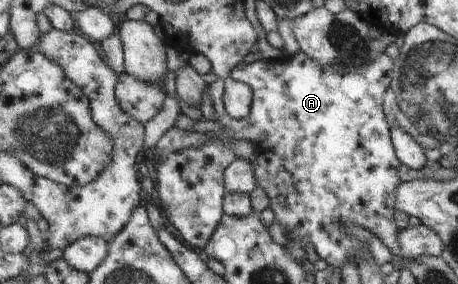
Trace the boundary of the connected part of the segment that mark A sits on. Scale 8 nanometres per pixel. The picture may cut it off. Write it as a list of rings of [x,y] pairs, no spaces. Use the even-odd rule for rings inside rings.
[[[303,52],[276,60],[259,59],[249,64],[239,62],[230,71],[229,78],[249,86],[252,93],[250,110],[245,120],[229,117],[224,110],[222,80],[207,85],[207,91],[216,121],[229,134],[242,135],[245,141],[253,141],[259,133],[269,137],[269,147],[255,147],[255,160],[250,162],[254,184],[268,197],[268,207],[274,215],[275,224],[286,229],[287,241],[282,245],[289,258],[301,263],[306,259],[305,245],[311,245],[319,259],[329,267],[341,268],[345,263],[358,265],[362,262],[360,252],[367,250],[367,242],[359,242],[345,234],[345,225],[351,223],[369,231],[397,257],[412,260],[419,256],[439,256],[441,242],[435,232],[423,224],[399,229],[393,222],[394,193],[400,179],[397,175],[399,160],[395,157],[389,125],[382,111],[382,97],[390,85],[393,63],[385,53],[377,54],[368,65],[345,66],[327,64],[320,66]]]

